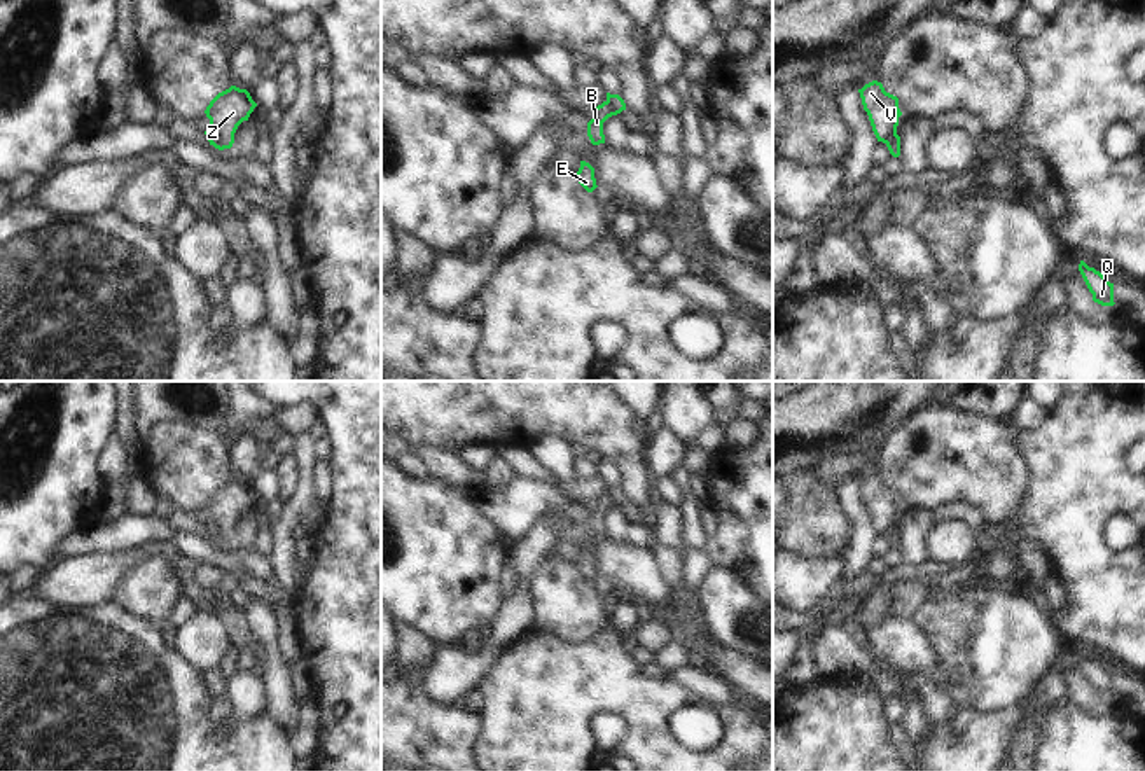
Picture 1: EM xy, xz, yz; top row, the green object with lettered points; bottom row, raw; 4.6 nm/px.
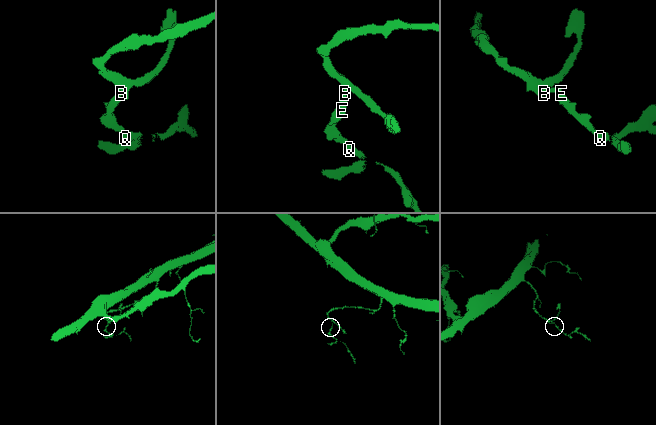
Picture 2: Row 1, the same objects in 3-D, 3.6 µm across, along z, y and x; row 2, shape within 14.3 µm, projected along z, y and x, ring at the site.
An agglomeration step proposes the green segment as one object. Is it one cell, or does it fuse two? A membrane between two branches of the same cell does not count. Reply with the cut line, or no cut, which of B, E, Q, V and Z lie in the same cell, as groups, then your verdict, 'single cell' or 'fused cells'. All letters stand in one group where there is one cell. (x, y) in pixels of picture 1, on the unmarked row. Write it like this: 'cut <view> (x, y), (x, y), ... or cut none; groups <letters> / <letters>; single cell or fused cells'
cut xy (210, 518), (226, 539); groups B E Q / V Z; fused cells

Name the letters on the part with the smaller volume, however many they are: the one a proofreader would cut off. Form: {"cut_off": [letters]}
{"cut_off": ["B", "E", "Q"]}

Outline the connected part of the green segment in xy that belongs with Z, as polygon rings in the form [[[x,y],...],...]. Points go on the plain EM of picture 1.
[[[231,477],[229,481],[219,484],[205,505],[210,511],[210,519],[213,519],[226,540],[234,535],[234,524],[243,512],[248,512],[250,505],[257,495],[252,491],[246,481]]]

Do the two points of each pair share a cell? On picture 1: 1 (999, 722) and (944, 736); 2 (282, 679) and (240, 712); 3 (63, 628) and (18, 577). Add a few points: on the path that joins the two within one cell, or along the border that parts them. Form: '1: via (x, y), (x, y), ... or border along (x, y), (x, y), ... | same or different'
1: via (985, 736), (958, 736) | same
2: border along (257, 673), (263, 684), (264, 707) | different
3: border along (18, 591), (30, 593) | different

